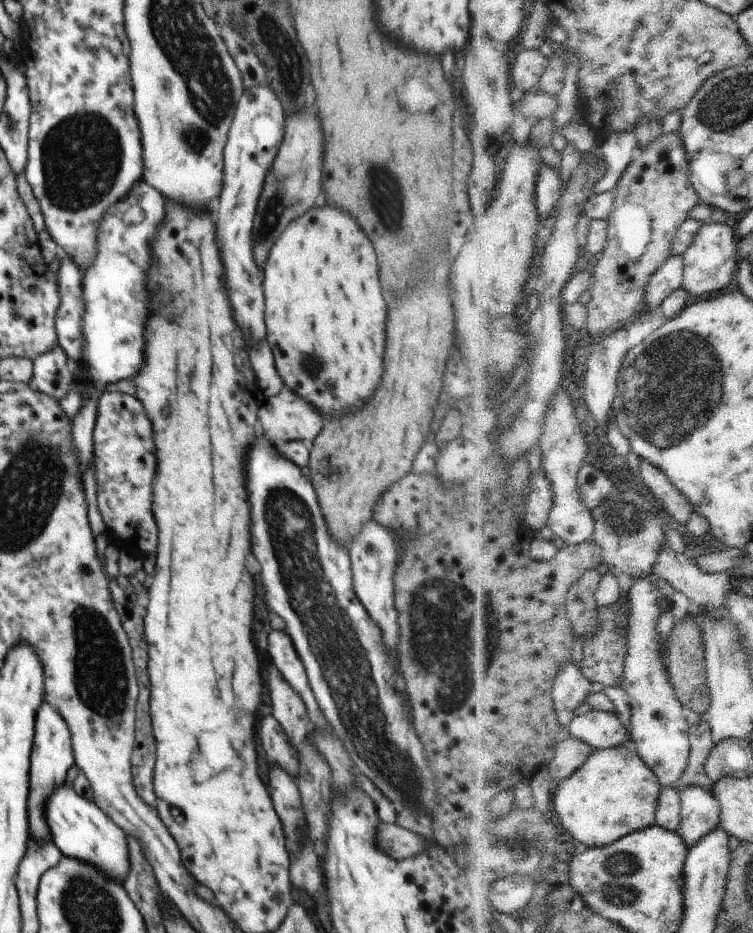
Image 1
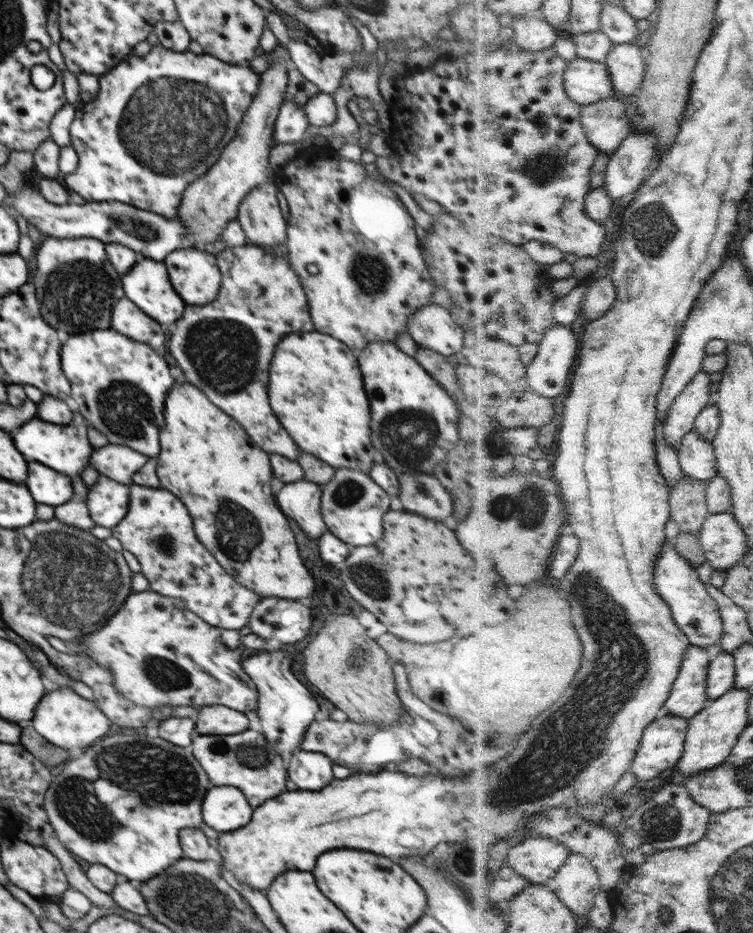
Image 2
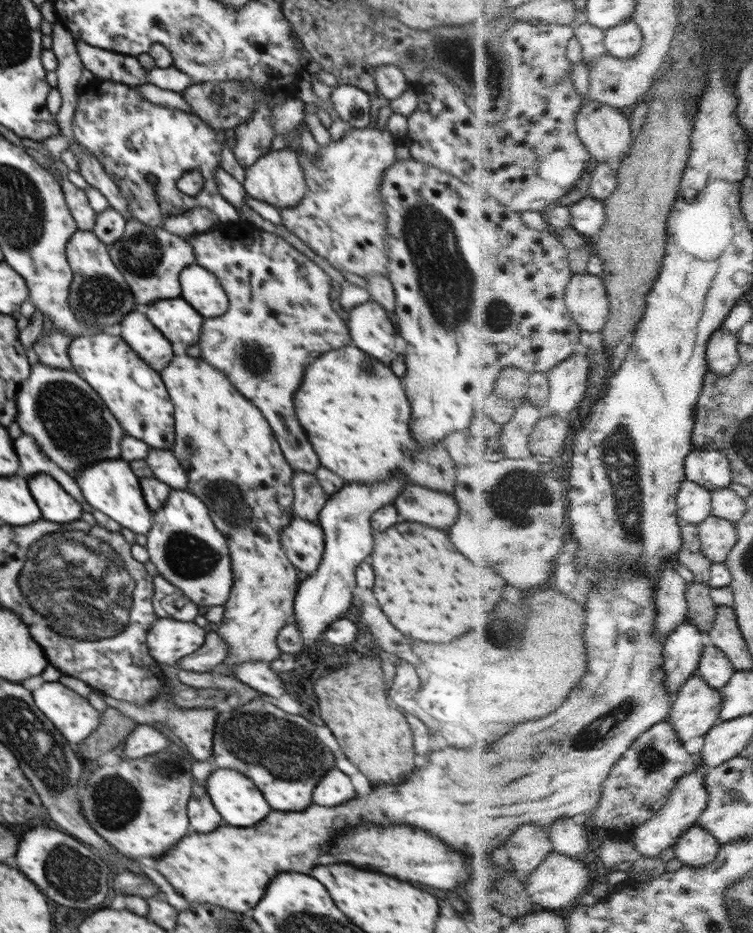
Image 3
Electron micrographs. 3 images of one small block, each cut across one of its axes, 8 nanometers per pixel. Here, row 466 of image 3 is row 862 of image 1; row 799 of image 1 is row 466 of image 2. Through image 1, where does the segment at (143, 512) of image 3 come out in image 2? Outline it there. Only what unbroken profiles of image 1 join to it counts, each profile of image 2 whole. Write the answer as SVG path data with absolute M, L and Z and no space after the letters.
M72 398L65 401L73 413L70 423L65 425L46 424L46 422L42 422L37 418L30 420L30 422L26 421L18 428L18 432L14 436L14 444L16 444L16 448L22 452L26 460L38 460L40 464L46 464L46 466L54 468L56 472L62 472L62 474L73 478L82 476L84 468L90 463L90 455L92 455L94 447L90 444L87 436L90 424L80 416Z

